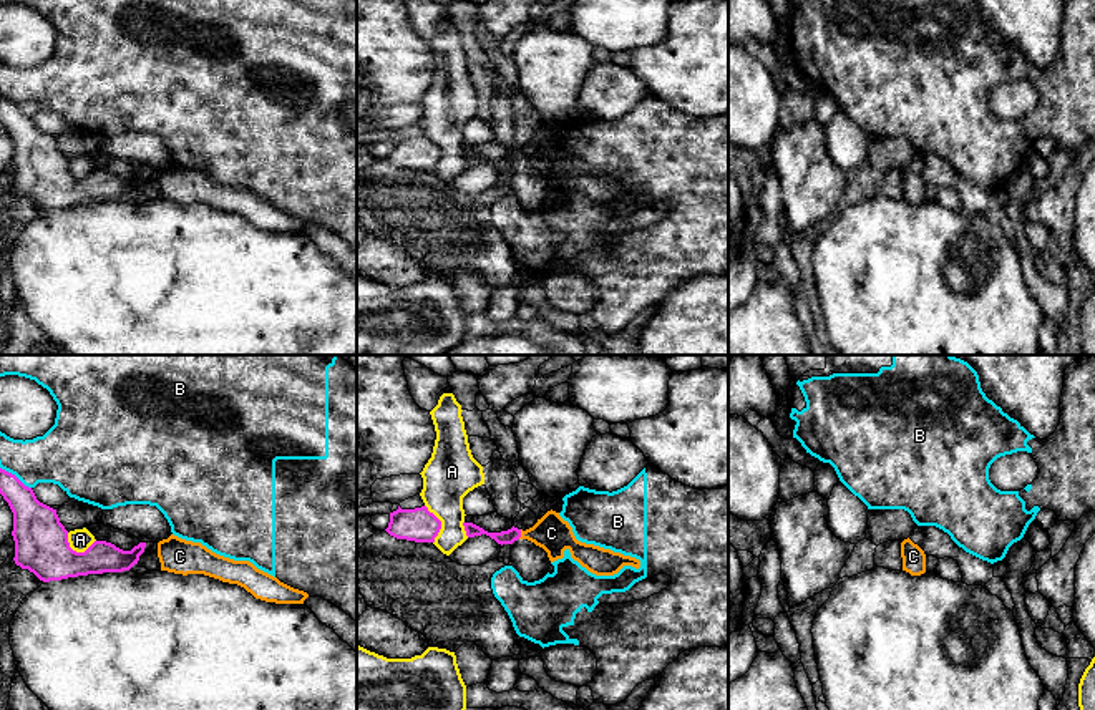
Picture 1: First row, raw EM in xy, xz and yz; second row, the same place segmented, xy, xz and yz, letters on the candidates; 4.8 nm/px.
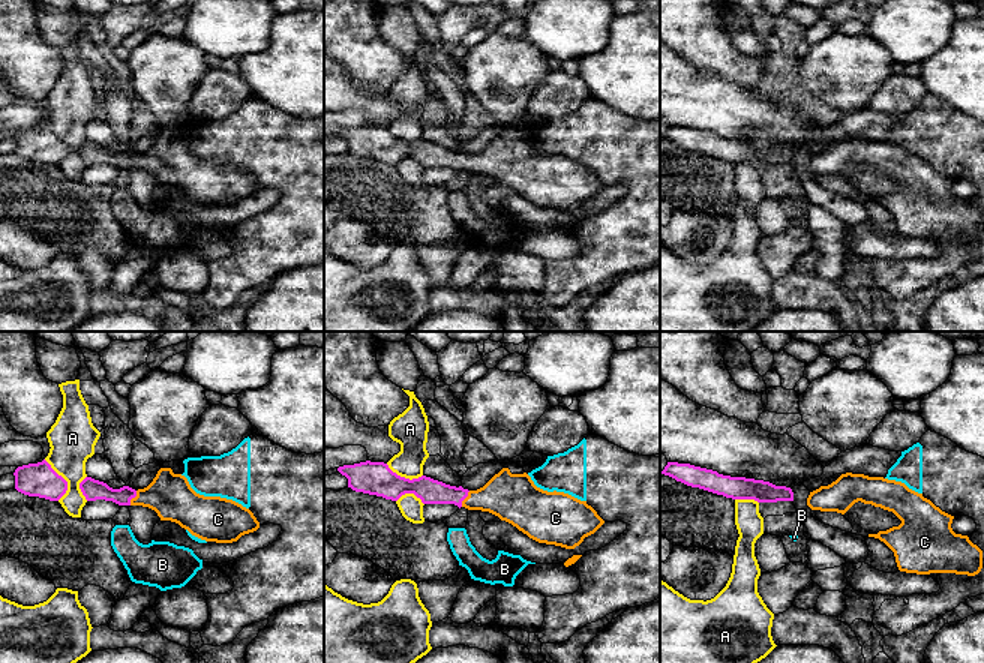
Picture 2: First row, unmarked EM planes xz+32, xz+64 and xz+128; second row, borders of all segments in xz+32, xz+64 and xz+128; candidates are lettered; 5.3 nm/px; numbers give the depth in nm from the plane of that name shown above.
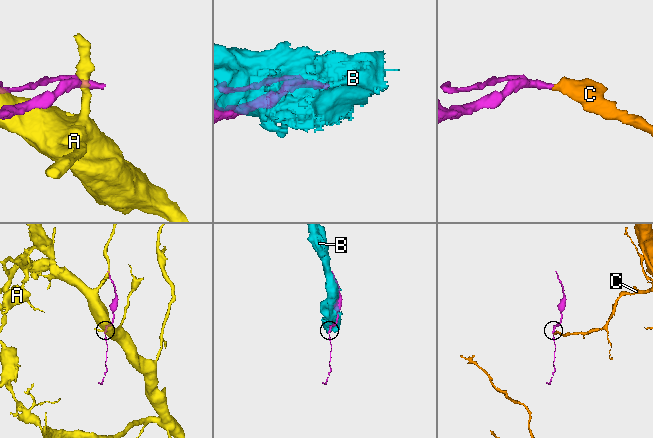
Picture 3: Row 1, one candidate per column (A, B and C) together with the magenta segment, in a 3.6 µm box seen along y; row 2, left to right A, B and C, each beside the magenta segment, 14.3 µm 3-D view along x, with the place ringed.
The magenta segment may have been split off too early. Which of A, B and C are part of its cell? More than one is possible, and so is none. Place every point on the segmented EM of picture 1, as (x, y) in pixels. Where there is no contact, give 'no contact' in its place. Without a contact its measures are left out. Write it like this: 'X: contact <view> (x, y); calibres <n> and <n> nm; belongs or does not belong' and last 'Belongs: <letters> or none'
A: contact xy (75, 551); calibres 260 and 110 nm; does not belong
B: contact xy (14, 475); calibres 200 and 280 nm; does not belong
C: contact xz (520, 534); calibres 70 and 170 nm; belongs
Belongs: C

